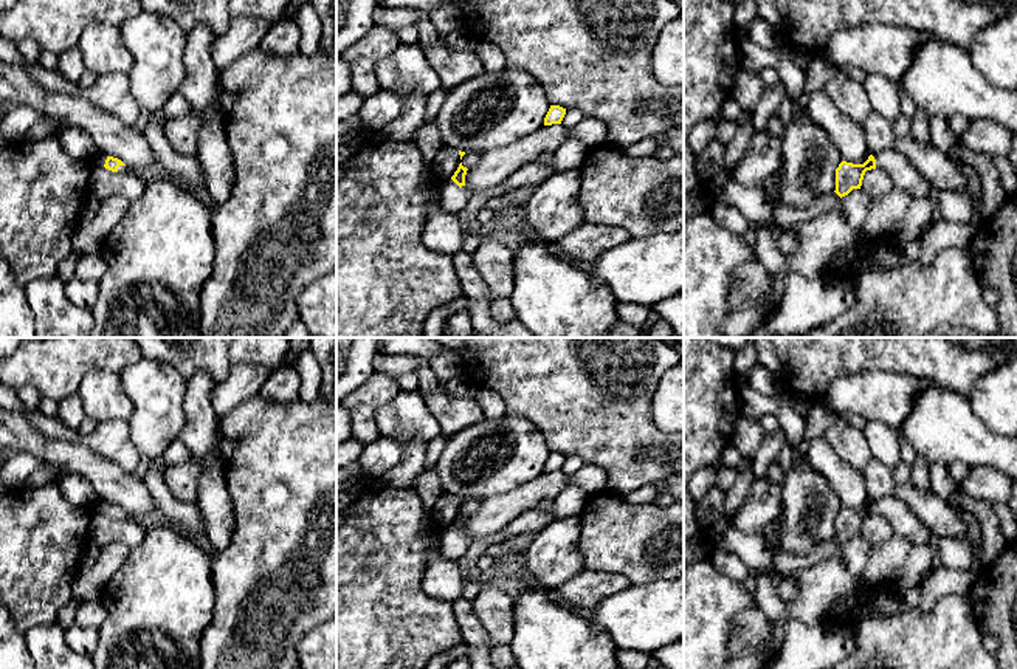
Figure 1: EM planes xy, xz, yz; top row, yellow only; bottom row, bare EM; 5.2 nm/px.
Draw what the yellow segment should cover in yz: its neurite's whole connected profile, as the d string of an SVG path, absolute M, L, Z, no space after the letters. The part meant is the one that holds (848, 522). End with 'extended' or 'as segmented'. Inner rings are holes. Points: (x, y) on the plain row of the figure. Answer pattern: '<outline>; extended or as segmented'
M888 496L877 502L870 502L864 511L842 508L836 516L836 540L842 545L853 536L860 536L867 517L881 516L893 528L893 534L902 536L912 545L936 545L935 534L912 513L898 497Z; extended

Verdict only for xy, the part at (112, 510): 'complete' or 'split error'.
split error

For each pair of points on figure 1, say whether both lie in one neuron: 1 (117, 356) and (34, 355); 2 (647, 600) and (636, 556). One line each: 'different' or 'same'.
1: same
2: different

